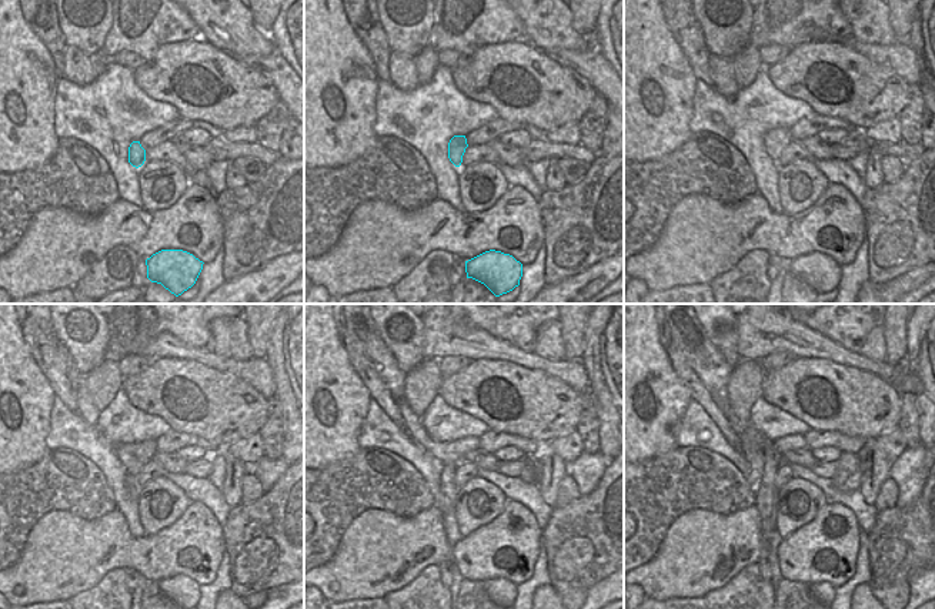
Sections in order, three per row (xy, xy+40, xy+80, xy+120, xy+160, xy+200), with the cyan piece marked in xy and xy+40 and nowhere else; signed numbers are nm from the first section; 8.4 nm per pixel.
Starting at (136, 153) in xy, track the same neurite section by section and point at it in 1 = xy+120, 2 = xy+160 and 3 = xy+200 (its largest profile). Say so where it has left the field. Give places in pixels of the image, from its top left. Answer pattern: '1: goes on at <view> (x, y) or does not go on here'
1: goes on at xy+120 (134, 457)
2: goes on at xy+160 (447, 452)
3: goes on at xy+200 (794, 441)

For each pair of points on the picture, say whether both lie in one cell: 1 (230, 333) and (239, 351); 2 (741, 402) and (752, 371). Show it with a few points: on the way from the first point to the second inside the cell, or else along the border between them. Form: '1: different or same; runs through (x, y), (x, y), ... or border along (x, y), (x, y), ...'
1: same; runs through (231, 337), (237, 347)
2: same; runs through (741, 395), (747, 378)

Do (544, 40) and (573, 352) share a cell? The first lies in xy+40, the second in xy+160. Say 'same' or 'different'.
different

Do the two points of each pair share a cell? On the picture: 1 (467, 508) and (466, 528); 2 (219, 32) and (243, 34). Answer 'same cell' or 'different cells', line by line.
1: same cell
2: same cell

